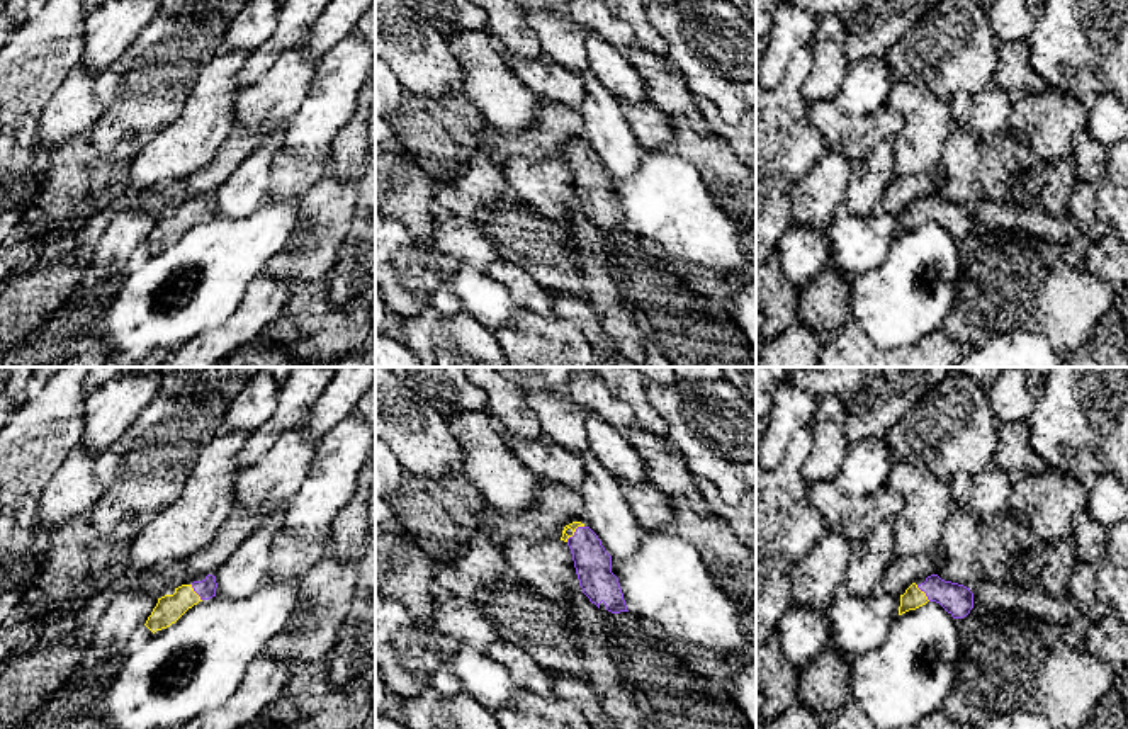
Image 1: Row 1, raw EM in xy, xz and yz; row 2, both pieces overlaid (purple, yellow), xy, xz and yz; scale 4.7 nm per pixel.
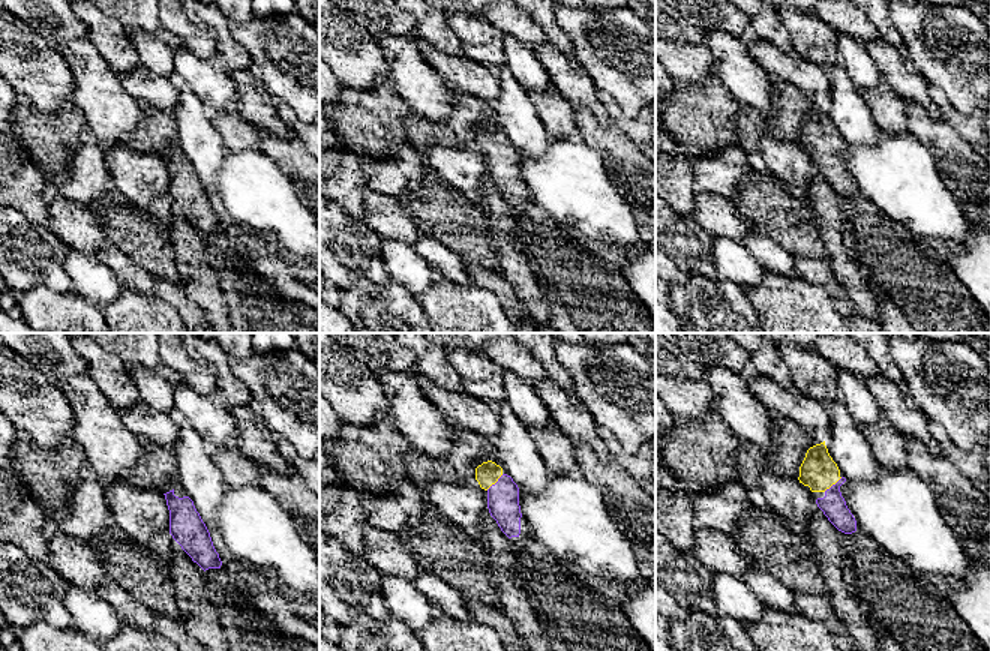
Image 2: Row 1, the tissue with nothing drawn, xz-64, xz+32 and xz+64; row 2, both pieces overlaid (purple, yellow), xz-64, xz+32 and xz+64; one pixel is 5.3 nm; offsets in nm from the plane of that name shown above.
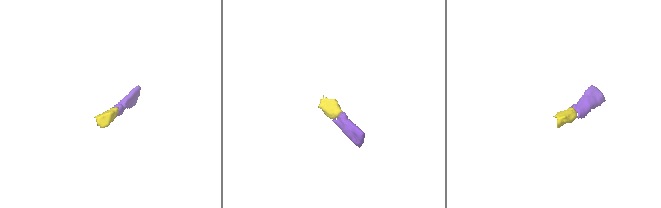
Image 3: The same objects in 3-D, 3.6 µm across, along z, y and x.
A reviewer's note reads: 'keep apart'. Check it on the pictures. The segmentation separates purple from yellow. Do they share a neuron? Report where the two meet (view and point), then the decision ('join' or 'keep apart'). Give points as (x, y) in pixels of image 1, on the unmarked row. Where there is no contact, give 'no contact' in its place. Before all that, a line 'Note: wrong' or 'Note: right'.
Note: wrong
contact xz (575, 152); join

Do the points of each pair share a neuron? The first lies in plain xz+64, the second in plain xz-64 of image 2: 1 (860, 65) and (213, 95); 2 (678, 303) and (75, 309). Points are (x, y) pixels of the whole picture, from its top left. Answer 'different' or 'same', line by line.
1: same
2: same

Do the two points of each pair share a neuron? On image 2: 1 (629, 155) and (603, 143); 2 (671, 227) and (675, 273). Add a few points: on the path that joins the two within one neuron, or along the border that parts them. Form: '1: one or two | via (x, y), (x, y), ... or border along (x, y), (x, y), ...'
1: one | via (623, 155), (609, 143)
2: one | via (671, 239), (675, 261)

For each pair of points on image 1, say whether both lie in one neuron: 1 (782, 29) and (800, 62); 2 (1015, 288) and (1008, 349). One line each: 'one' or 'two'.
1: two
2: two

